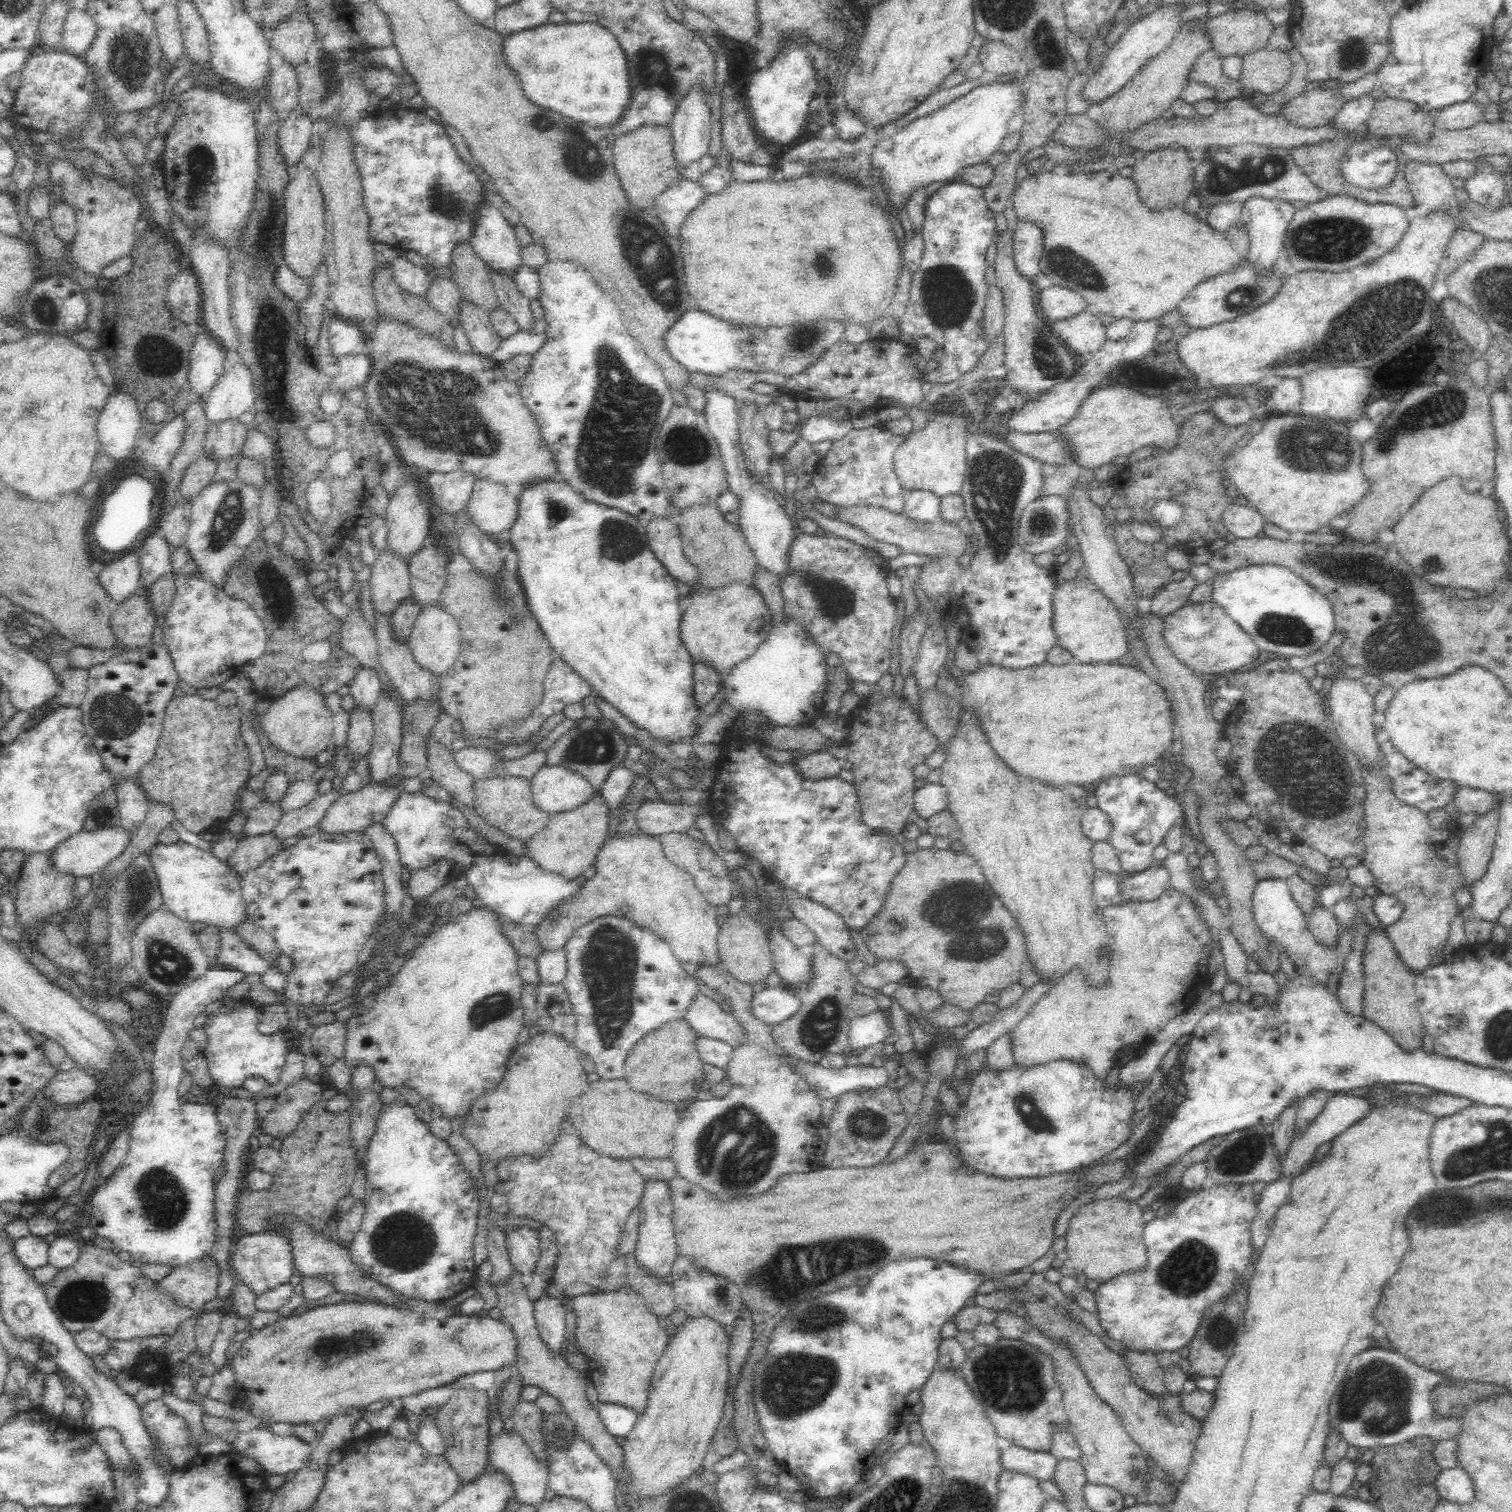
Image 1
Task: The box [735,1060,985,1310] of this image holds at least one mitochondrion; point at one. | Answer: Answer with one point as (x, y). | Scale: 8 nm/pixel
(805, 1268)

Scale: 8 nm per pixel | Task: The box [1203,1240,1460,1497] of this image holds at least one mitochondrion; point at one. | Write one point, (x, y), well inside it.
(1370, 1399)

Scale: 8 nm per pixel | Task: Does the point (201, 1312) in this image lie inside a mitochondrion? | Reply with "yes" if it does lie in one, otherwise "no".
no

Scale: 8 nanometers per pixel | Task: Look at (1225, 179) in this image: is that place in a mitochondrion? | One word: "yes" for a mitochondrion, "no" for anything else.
yes

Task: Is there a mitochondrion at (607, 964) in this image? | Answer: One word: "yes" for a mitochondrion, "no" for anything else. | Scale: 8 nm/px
yes

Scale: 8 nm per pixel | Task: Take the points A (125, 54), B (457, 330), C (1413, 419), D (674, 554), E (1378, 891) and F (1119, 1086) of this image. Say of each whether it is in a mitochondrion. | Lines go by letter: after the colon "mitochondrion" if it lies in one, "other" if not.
A: mitochondrion
B: other
C: mitochondrion
D: other
E: other
F: other

